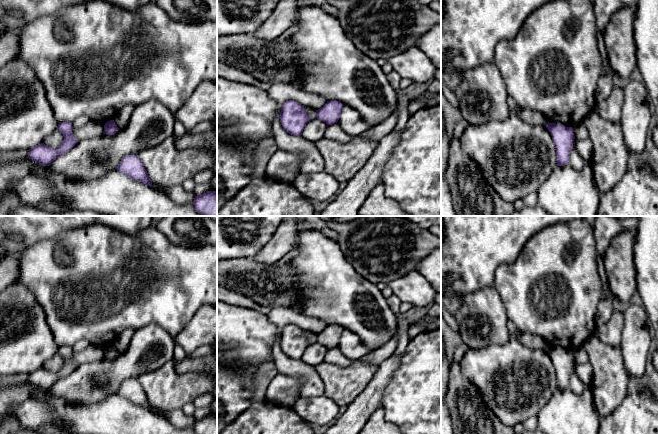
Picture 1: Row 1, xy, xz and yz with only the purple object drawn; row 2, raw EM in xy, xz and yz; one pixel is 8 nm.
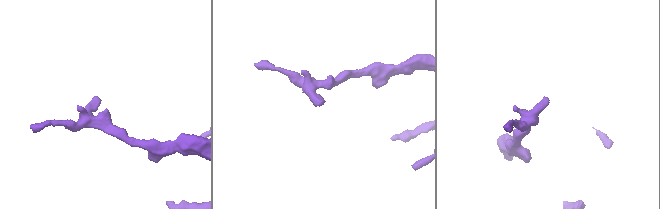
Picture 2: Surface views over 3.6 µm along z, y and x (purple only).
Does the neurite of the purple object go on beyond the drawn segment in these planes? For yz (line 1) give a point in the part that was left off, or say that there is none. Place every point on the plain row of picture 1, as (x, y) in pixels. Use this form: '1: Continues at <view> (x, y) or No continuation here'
1: No continuation here

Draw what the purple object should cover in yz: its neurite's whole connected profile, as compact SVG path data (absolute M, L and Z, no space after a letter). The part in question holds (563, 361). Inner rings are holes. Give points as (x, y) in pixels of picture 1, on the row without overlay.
M548 346L546 352L552 360L553 368L556 373L557 390L569 388L569 380L575 363L572 351Z

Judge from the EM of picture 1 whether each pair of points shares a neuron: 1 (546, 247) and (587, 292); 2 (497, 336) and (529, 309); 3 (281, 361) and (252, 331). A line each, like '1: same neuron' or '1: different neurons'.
1: same neuron
2: different neurons
3: different neurons

